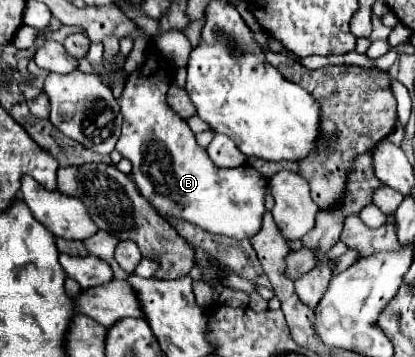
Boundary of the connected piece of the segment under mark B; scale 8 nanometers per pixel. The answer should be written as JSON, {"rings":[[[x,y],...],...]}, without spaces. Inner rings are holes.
{"rings":[[[147,53],[145,63],[127,75],[119,97],[123,131],[117,151],[133,163],[135,185],[161,215],[185,219],[215,235],[249,239],[261,229],[267,179],[251,165],[233,169],[213,165],[207,151],[197,145],[187,121],[167,105],[171,75],[173,67],[157,53]]]}

